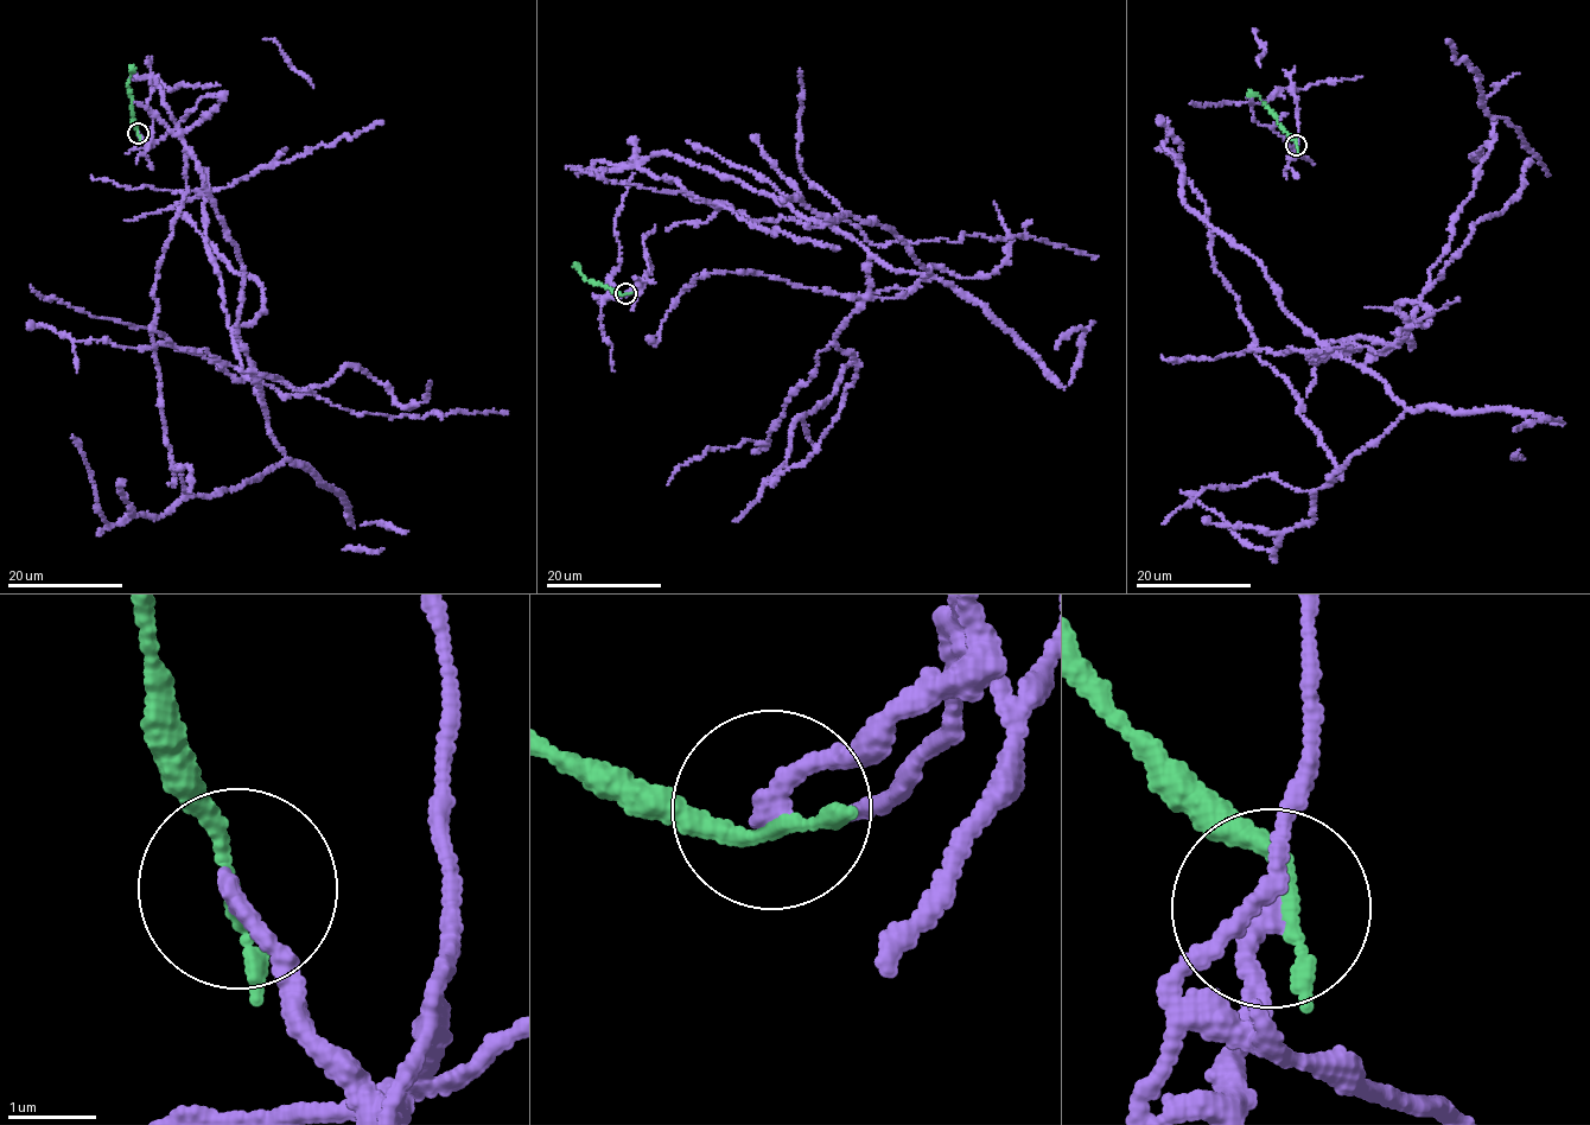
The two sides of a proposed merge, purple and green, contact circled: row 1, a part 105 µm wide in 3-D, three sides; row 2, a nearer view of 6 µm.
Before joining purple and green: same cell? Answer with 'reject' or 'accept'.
reject

